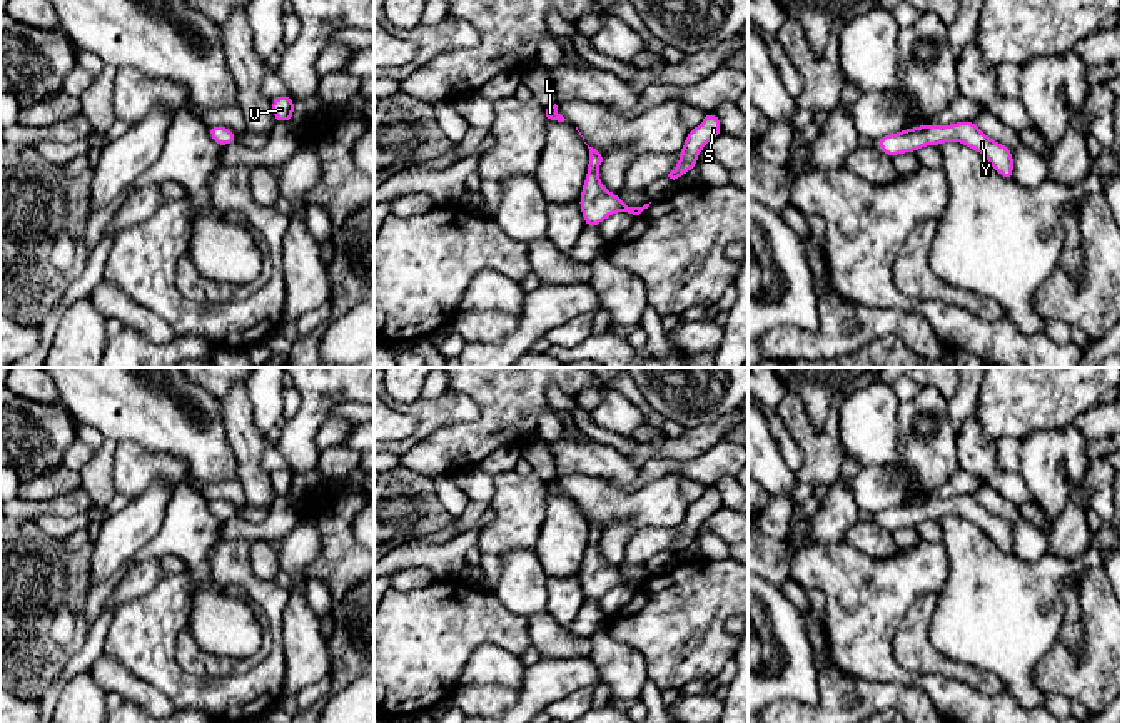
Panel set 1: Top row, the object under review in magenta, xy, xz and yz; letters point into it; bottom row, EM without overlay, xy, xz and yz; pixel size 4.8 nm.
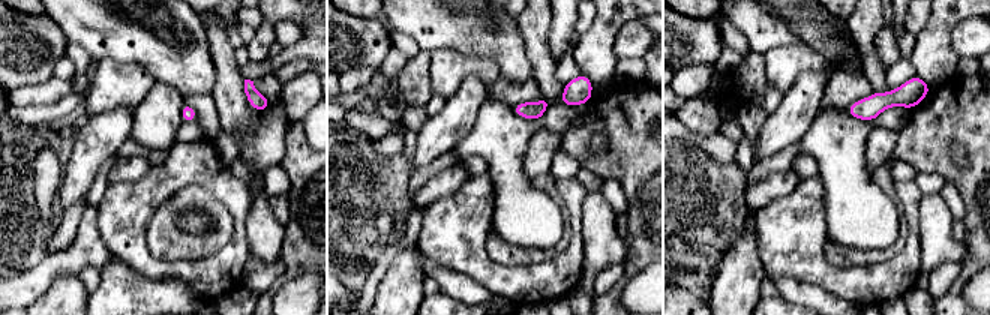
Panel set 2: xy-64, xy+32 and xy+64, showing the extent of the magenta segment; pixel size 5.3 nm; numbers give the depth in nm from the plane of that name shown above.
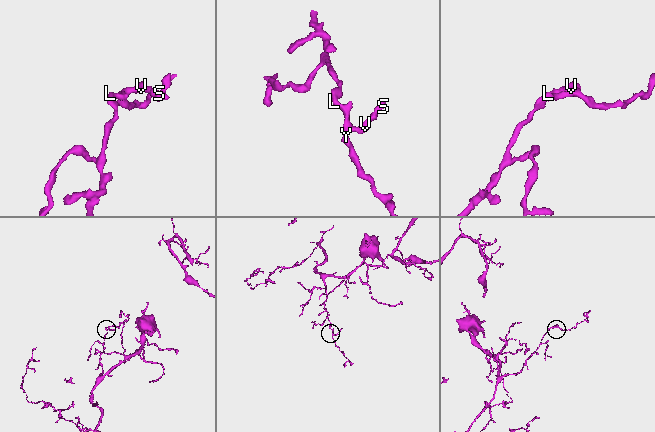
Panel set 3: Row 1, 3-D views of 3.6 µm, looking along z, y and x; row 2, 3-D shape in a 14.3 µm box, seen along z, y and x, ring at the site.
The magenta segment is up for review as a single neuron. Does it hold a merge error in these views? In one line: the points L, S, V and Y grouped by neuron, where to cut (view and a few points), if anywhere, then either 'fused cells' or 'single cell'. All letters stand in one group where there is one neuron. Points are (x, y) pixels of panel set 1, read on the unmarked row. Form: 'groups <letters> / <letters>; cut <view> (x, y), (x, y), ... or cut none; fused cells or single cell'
groups L S V Y; cut none; single cell

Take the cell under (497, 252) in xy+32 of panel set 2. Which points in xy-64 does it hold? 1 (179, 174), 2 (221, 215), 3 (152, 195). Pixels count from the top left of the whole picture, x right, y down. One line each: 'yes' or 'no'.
1: no
2: yes
3: no

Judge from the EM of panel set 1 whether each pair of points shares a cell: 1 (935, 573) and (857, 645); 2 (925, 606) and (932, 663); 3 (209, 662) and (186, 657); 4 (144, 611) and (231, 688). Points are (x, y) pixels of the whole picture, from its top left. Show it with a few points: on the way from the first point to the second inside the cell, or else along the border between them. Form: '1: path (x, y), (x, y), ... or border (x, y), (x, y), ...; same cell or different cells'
1: path (914, 581), (872, 623); same cell
2: path (919, 620), (919, 650); same cell
3: path (204, 662), (191, 658); same cell
4: path (144, 642), (147, 650), (187, 690), (201, 690); same cell

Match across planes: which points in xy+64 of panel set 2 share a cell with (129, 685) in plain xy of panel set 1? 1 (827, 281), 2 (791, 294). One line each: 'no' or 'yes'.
1: no
2: yes

